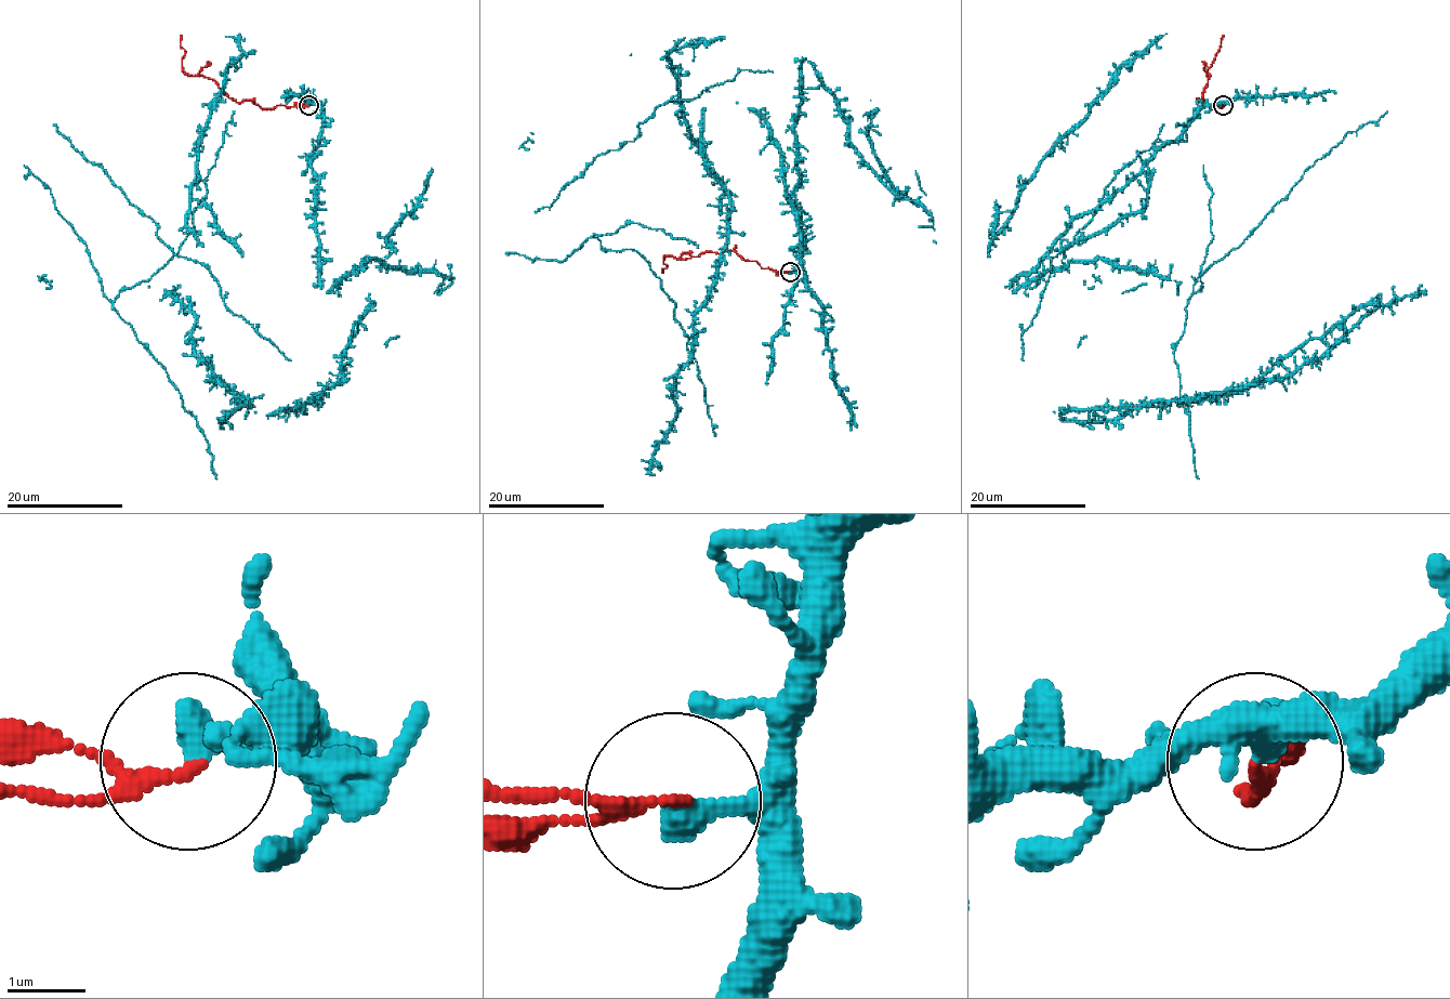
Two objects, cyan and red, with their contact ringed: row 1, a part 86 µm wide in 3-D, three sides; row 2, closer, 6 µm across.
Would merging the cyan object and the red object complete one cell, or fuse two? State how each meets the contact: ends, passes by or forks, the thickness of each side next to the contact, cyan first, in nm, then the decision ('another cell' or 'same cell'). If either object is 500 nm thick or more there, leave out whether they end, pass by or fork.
cyan ends | red passes by | 400/150 nm | another cell

